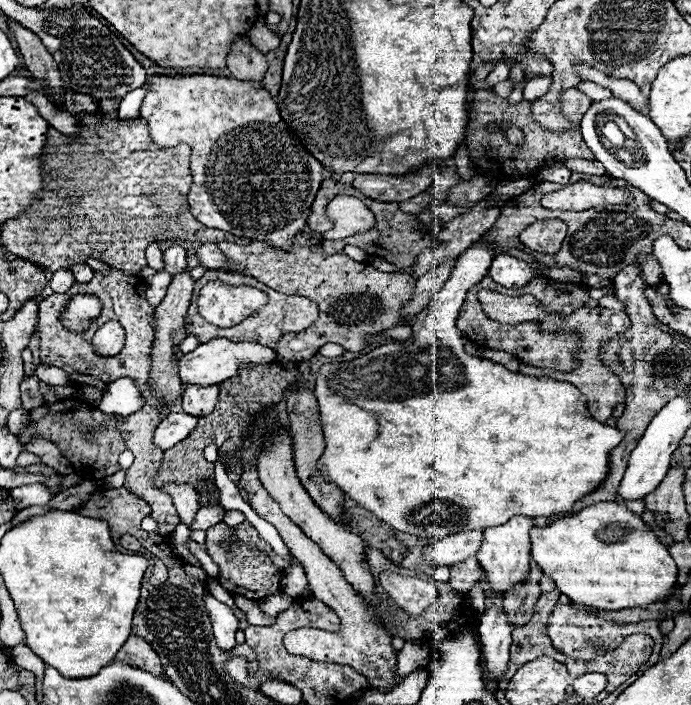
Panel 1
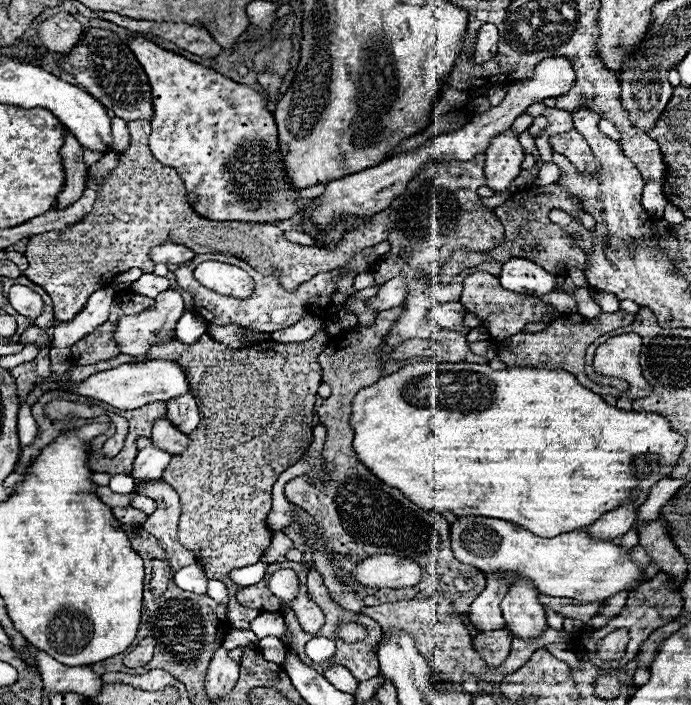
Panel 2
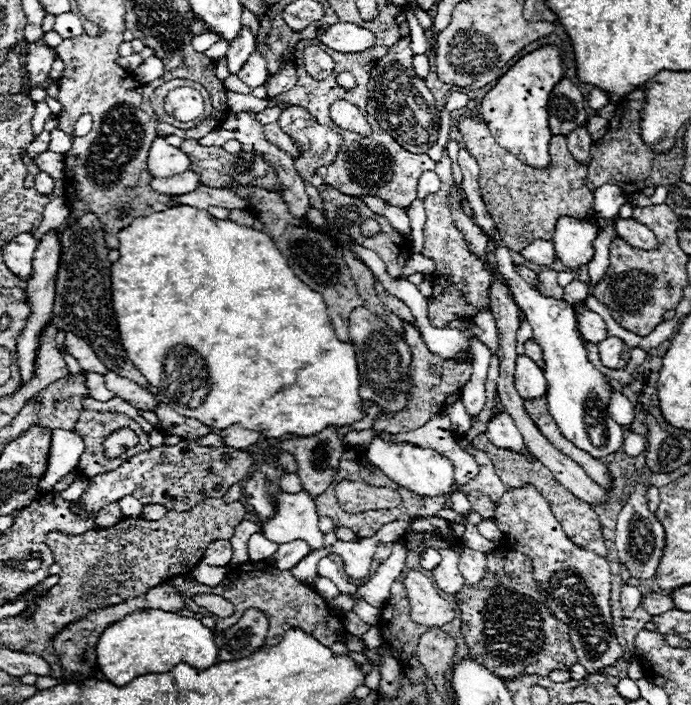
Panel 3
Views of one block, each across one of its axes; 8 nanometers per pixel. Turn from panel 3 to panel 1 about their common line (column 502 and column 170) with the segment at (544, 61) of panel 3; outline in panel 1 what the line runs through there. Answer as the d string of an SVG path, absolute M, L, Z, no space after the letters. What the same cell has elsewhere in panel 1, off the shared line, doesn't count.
M154 74L148 78L148 92L140 106L140 118L148 122L152 142L160 148L172 148L178 144L188 144L192 148L194 182L190 186L188 204L192 214L202 224L280 248L288 248L294 234L304 230L310 204L314 202L314 196L324 180L324 168L290 132L278 114L276 102L270 98L264 86L222 76Z

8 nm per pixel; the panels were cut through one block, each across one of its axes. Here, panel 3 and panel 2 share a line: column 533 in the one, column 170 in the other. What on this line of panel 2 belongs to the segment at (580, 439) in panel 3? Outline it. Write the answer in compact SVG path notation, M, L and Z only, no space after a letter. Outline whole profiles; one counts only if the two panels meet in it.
M168 288L168 290L164 290L156 296L156 306L152 310L146 310L138 316L120 318L118 328L114 332L114 340L118 340L118 346L122 348L122 354L142 358L148 352L148 348L164 344L164 342L170 340L170 330L176 326L182 312L184 312L184 298L182 298L180 288Z

